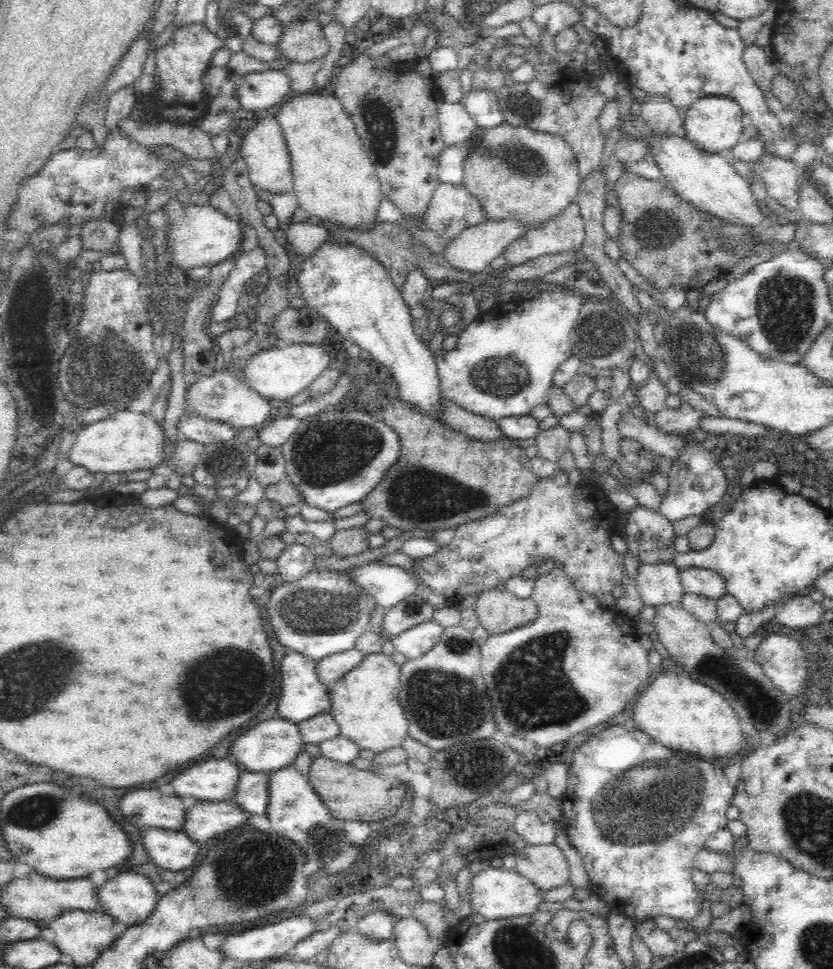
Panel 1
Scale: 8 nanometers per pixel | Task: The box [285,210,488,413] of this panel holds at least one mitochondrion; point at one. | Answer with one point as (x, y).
(443, 228)

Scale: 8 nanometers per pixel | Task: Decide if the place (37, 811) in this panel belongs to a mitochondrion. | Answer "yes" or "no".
yes

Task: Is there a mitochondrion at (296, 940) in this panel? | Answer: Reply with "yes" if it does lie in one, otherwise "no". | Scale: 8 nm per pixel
no

